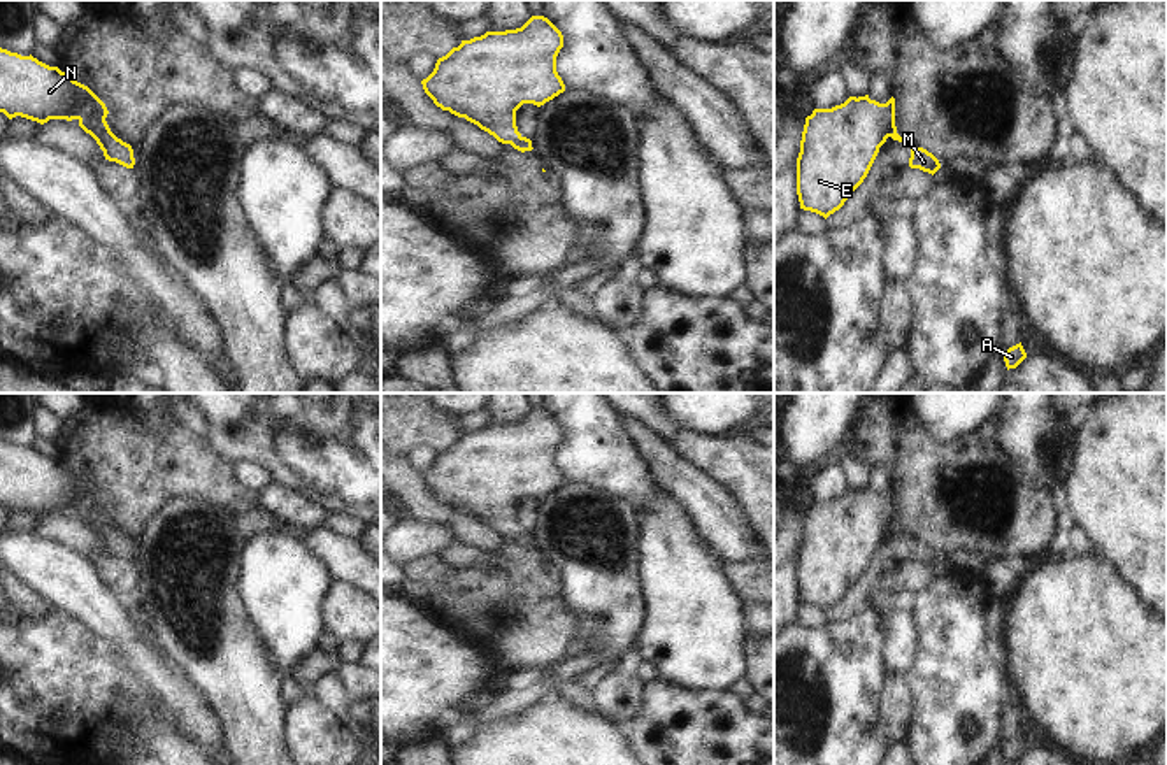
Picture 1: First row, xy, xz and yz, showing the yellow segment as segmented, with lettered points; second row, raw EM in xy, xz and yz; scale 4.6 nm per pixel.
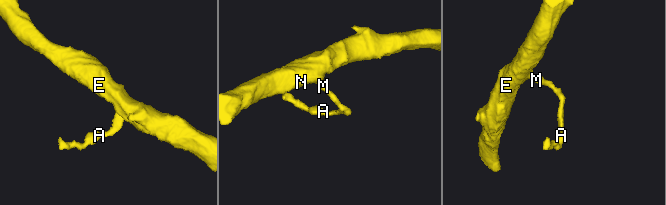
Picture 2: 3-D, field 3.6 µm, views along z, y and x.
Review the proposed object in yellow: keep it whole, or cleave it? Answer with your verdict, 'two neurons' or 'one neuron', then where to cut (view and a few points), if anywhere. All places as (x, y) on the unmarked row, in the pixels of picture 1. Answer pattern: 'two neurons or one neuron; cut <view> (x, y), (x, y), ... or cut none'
one neuron; cut none

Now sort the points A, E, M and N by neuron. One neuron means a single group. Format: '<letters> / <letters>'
A E M N

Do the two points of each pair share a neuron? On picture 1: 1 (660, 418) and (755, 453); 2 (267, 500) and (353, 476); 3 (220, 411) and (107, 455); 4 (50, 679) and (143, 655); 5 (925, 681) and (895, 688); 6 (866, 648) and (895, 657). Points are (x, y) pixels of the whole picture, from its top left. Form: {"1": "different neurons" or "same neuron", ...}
{"1": "same neuron", "2": "different neurons", "3": "different neurons", "4": "different neurons", "5": "different neurons", "6": "different neurons"}

